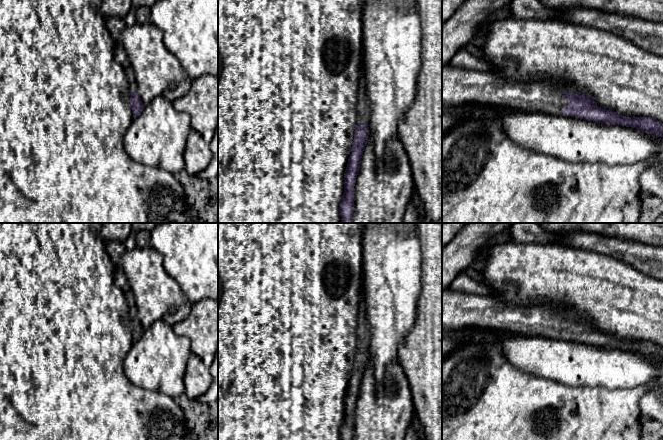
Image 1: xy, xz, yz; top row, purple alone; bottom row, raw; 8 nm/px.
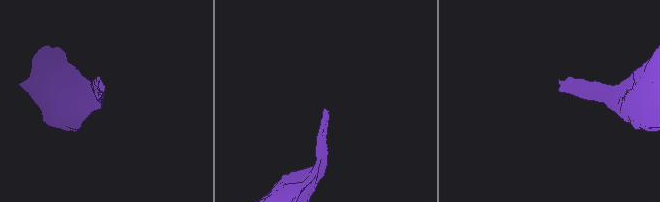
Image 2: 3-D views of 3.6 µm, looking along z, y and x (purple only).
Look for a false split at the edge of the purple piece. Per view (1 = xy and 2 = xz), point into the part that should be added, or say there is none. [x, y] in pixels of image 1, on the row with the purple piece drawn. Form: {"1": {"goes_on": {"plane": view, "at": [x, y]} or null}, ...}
{"1": {"goes_on": null}, "2": {"goes_on": {"plane": "xz", "at": [362, 100]}}}

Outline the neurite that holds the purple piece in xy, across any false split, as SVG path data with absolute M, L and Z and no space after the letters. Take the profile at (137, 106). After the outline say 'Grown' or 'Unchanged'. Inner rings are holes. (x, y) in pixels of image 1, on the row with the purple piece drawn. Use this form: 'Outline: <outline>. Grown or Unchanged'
Outline: M134 90L131 93L130 105L134 118L139 116L145 107L140 96Z. Unchanged

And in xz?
Outline: M361 67L359 87L357 91L357 124L352 143L351 154L344 173L344 194L340 204L341 223L352 223L354 212L354 186L359 173L360 162L366 146L369 129L369 101L366 93L364 69Z. Grown

